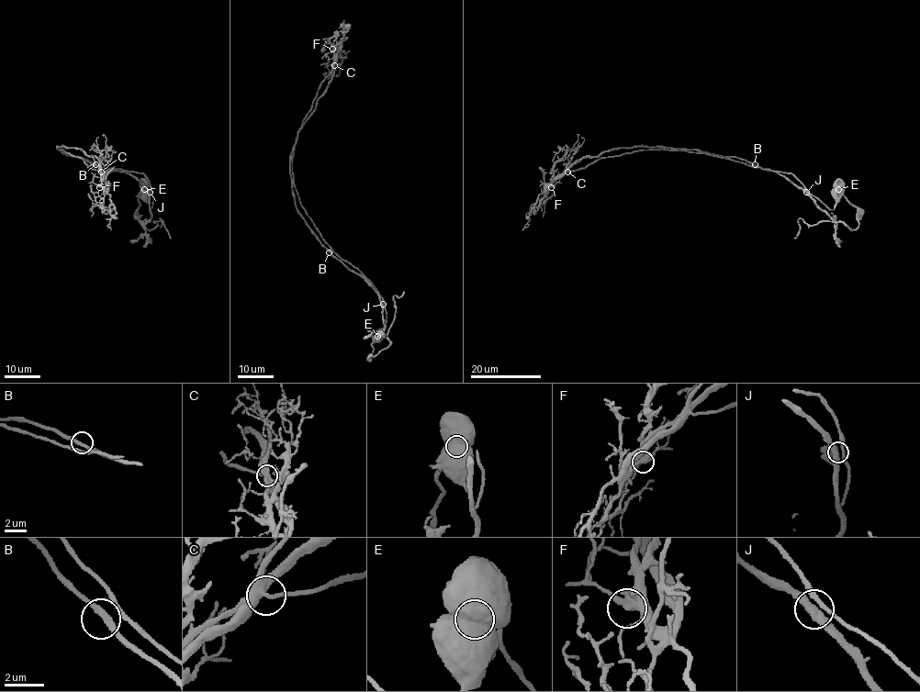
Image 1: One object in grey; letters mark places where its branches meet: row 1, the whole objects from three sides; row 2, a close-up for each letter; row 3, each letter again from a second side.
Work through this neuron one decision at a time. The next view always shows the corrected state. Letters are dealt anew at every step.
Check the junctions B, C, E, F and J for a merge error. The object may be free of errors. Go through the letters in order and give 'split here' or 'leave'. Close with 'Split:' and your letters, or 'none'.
B: leave
C: leave
E: split here
F: leave
J: leave
Split: E

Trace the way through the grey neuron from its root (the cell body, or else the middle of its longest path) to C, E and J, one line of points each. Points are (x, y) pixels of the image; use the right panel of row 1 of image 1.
C: (745, 164), (706, 153), (659, 149), (603, 157), (584, 168), (567, 171)
E: (745, 164), (784, 175), (831, 210), (838, 198), (838, 190)
J: (745, 164), (776, 171), (806, 192)

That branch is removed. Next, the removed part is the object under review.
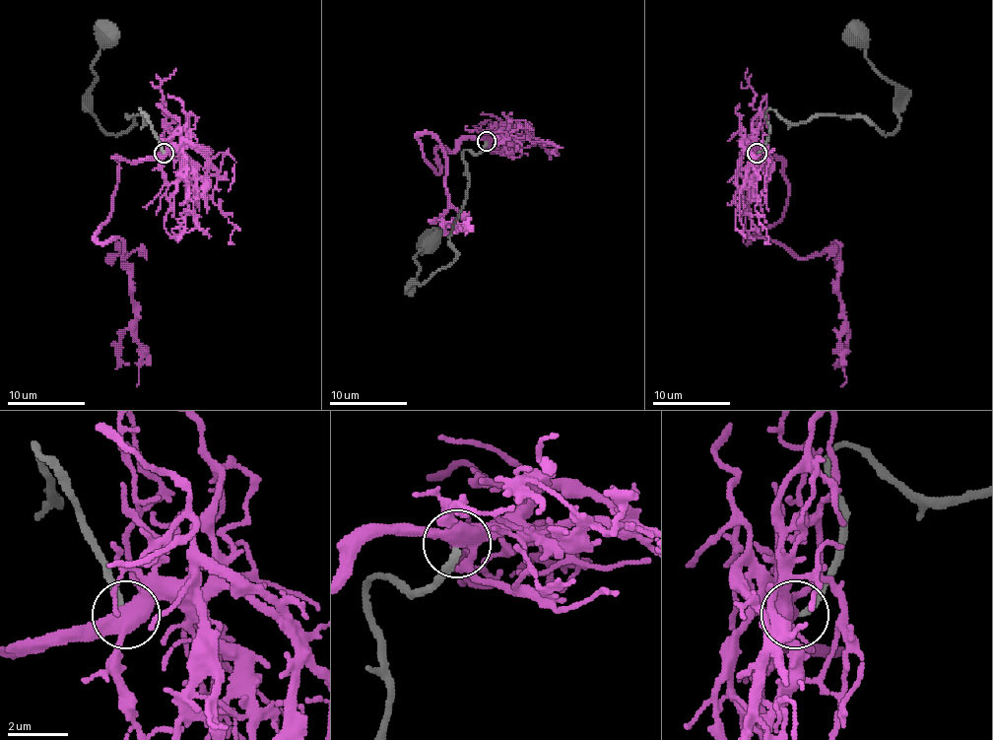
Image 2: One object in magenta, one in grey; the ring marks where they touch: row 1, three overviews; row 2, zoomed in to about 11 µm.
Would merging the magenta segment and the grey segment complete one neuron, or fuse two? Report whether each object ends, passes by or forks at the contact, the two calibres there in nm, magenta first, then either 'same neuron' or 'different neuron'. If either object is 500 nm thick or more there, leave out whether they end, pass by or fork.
magenta forks; grey ends; calibres 440 and 200 nm; same neuron

